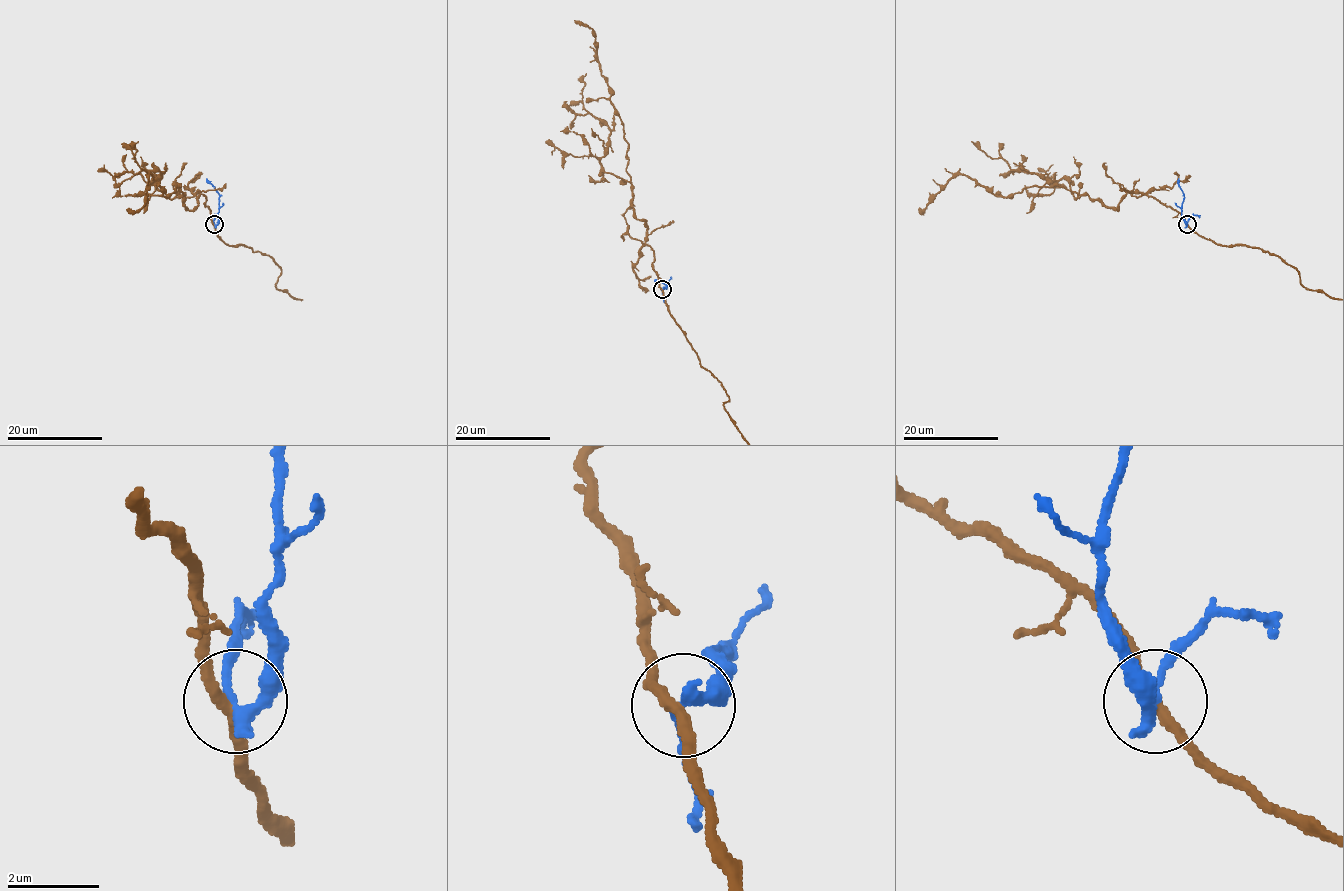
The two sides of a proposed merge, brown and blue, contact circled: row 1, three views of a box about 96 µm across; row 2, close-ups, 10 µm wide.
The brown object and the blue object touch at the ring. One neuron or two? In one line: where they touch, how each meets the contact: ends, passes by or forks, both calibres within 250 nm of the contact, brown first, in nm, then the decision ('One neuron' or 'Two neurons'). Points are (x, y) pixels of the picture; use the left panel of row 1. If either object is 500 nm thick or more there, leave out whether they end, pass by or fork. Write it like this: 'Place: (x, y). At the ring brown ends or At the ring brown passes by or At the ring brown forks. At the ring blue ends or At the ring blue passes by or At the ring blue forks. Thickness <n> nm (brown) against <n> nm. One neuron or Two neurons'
Place: (214, 224). At the ring brown passes by. At the ring blue passes by. Thickness 240 nm (brown) against 280 nm. Two neurons

